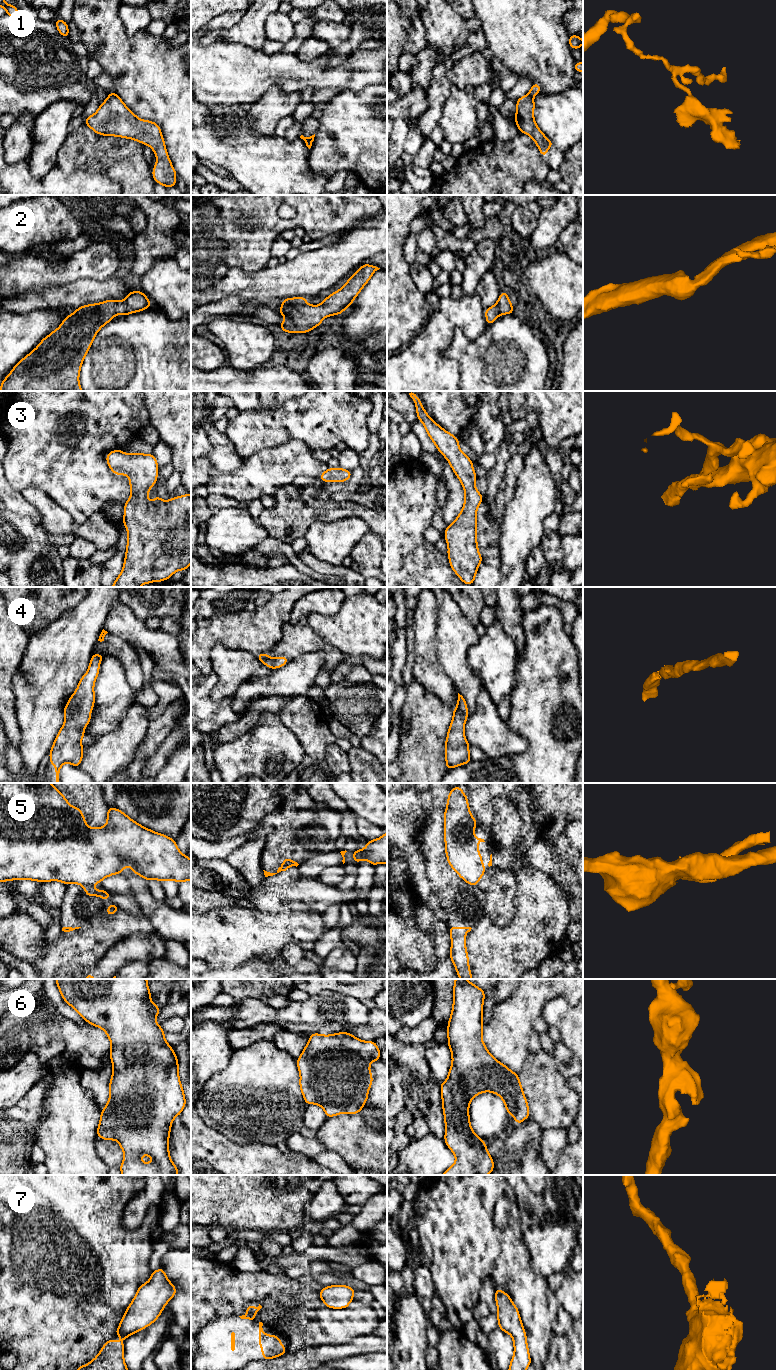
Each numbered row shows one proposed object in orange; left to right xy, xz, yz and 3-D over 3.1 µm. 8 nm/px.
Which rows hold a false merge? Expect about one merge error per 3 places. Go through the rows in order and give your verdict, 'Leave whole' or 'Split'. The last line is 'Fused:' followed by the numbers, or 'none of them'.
1: Split
2: Leave whole
3: Leave whole
4: Leave whole
5: Split
6: Leave whole
7: Leave whole
Fused: 1, 5

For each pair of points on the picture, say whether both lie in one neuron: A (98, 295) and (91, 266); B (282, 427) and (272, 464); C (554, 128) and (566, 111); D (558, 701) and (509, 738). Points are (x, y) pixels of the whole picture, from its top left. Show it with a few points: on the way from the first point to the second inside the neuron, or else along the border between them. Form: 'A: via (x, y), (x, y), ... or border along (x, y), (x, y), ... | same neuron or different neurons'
A: border along (114, 274), (102, 280), (78, 279), (72, 282) | different neurons
B: border along (300, 440), (290, 440), (267, 447), (255, 454) | different neurons
C: via (558, 124), (566, 115) | same neuron
D: border along (507, 722), (527, 741), (520, 754) | different neurons

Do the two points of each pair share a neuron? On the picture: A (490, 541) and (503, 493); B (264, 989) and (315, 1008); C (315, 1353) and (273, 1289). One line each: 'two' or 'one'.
A: one
B: two
C: two

